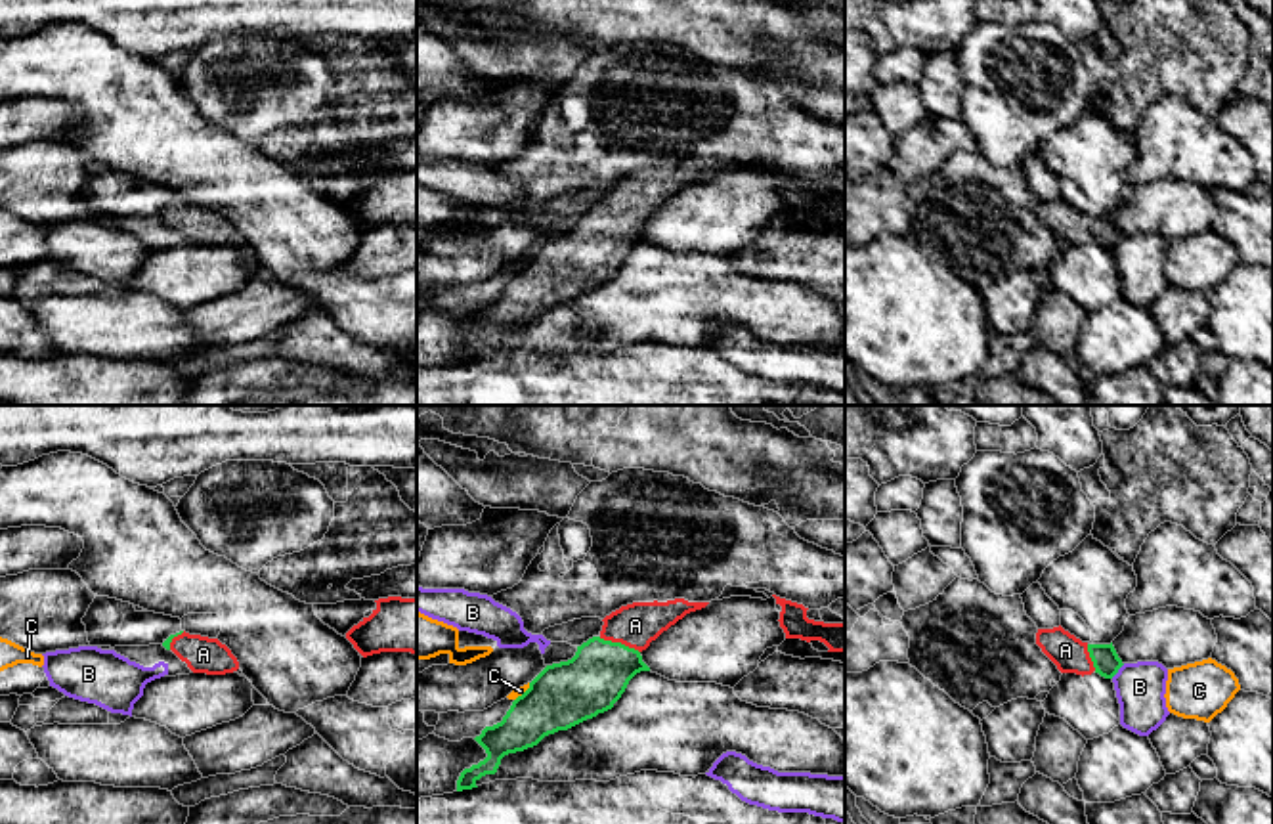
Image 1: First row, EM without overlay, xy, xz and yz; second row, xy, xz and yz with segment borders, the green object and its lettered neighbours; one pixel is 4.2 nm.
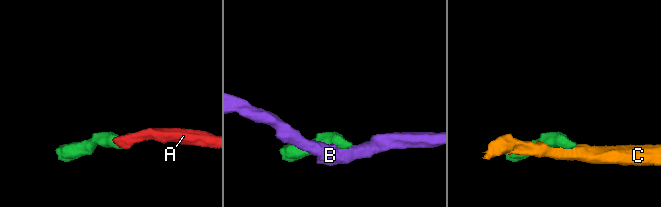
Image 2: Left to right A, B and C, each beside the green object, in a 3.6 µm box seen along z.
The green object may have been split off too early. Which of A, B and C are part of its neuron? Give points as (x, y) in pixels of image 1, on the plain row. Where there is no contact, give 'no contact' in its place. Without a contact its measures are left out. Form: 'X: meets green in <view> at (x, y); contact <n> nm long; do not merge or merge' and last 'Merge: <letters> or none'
A: meets green in xz at (620, 215); contact 190 nm long; merge
B: meets green in yz at (1117, 243); contact 90 nm long; do not merge
C: meets green in xz at (524, 264); contact 100 nm long; do not merge
Merge: A

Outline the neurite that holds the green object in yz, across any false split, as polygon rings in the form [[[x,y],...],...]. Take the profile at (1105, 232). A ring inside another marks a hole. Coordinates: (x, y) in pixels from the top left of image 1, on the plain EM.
[[[1061,197],[1053,201],[1038,201],[1036,216],[1061,245],[1076,245],[1084,249],[1095,243],[1105,250],[1112,250],[1124,237],[1112,214],[1088,216]]]

